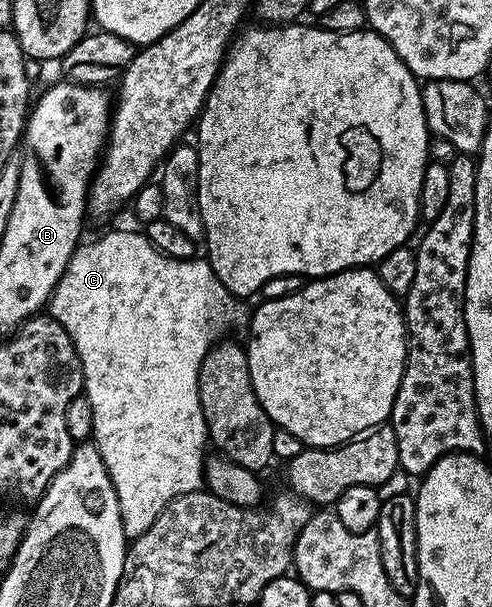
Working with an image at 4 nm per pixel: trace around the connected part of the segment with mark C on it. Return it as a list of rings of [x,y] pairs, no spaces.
[[[112,230],[109,234],[101,236],[97,242],[89,246],[81,245],[72,253],[70,264],[66,272],[58,280],[56,290],[50,299],[51,317],[57,318],[66,328],[66,332],[72,337],[74,348],[80,357],[82,372],[84,373],[83,397],[88,399],[92,409],[92,438],[96,443],[98,452],[106,464],[106,472],[110,472],[110,480],[114,484],[114,492],[118,492],[118,504],[122,512],[122,524],[124,533],[129,539],[137,538],[178,496],[189,494],[204,486],[204,445],[209,445],[208,425],[204,419],[204,409],[200,403],[200,389],[198,388],[198,372],[202,368],[202,360],[208,355],[209,350],[225,337],[227,330],[235,326],[243,327],[249,321],[250,314],[246,309],[240,307],[241,299],[230,293],[226,284],[218,280],[214,268],[203,257],[197,256],[178,260],[171,258],[159,250],[150,239],[147,233],[135,234],[132,230]]]

